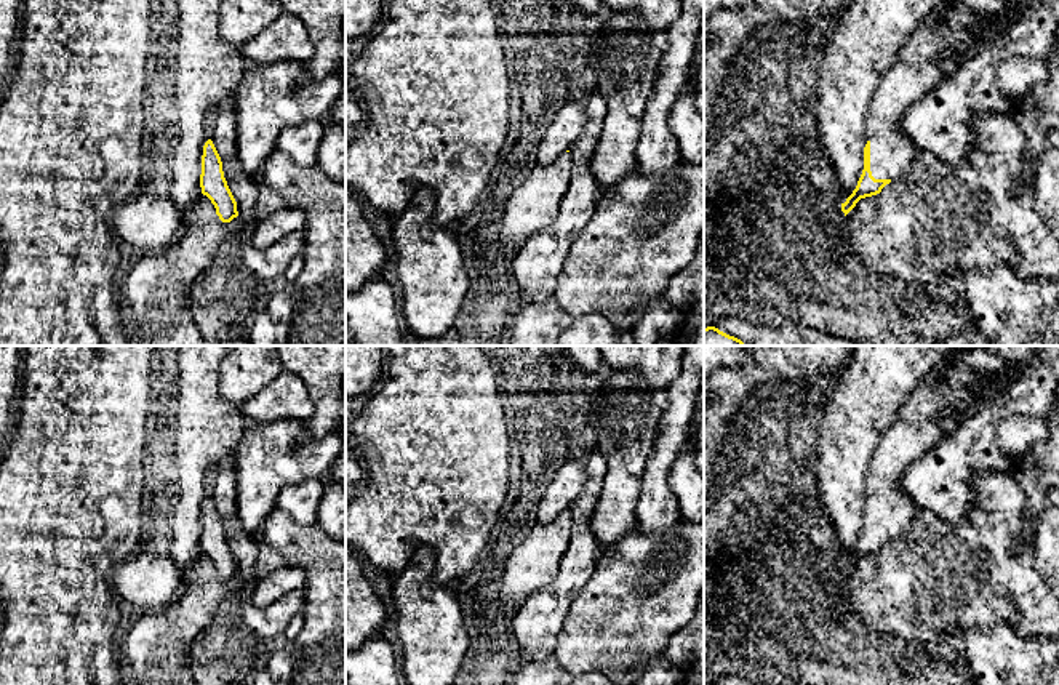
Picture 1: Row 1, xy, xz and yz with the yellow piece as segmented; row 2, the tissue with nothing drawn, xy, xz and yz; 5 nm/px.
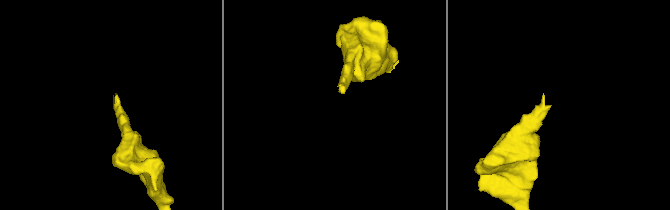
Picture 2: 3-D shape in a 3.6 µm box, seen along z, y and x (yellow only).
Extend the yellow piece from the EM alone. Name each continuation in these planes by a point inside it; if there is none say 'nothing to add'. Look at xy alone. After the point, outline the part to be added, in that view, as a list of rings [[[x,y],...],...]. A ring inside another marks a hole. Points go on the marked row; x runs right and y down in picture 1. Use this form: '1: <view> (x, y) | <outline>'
nothing to add

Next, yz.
1: yz (943, 39) | [[[941,0],[909,37],[894,64],[885,74],[870,107],[870,171],[875,179],[899,179],[923,152],[902,133],[901,120],[909,106],[953,74],[977,46],[973,35],[977,16],[1003,18],[1003,0]]]

